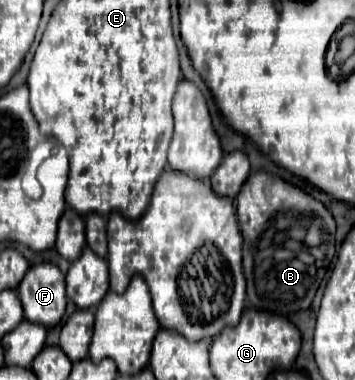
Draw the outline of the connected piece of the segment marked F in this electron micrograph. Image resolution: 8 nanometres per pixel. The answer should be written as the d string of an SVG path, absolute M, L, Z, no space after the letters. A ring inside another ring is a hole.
M37 264L29 268L17 294L23 302L27 322L53 328L65 314L65 276L55 264Z

